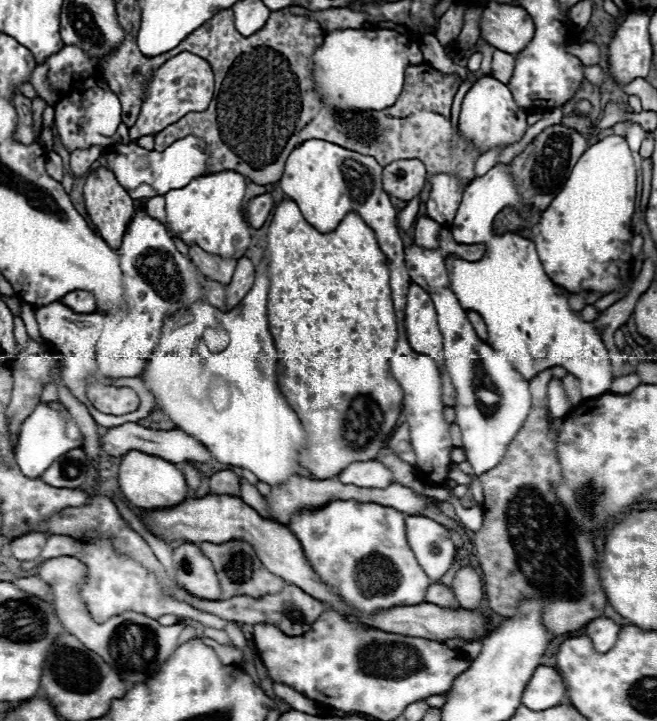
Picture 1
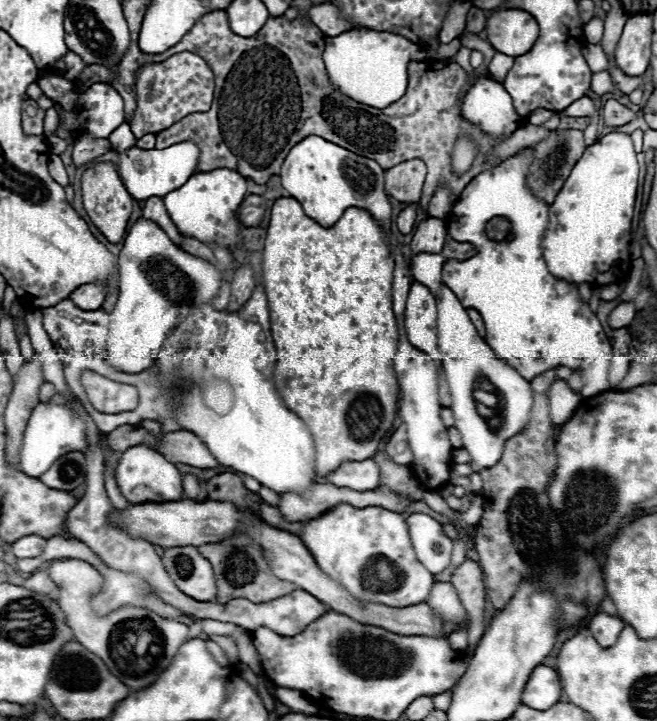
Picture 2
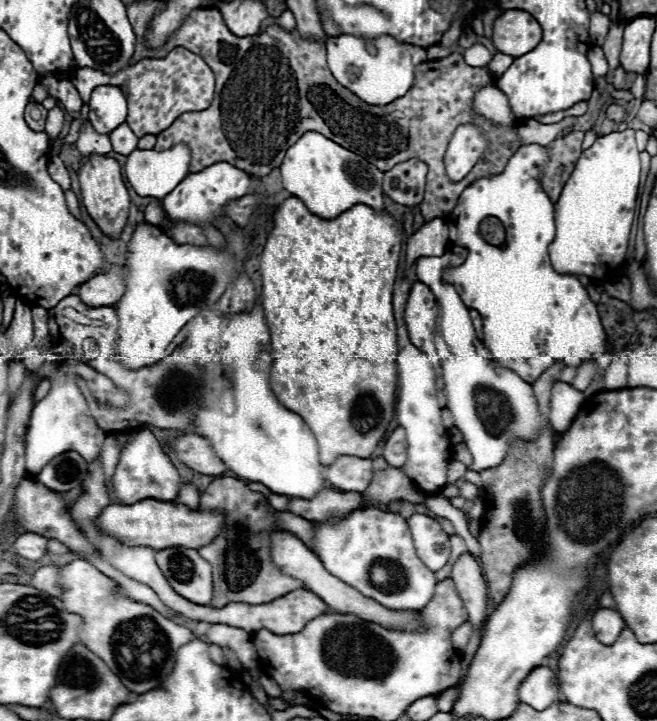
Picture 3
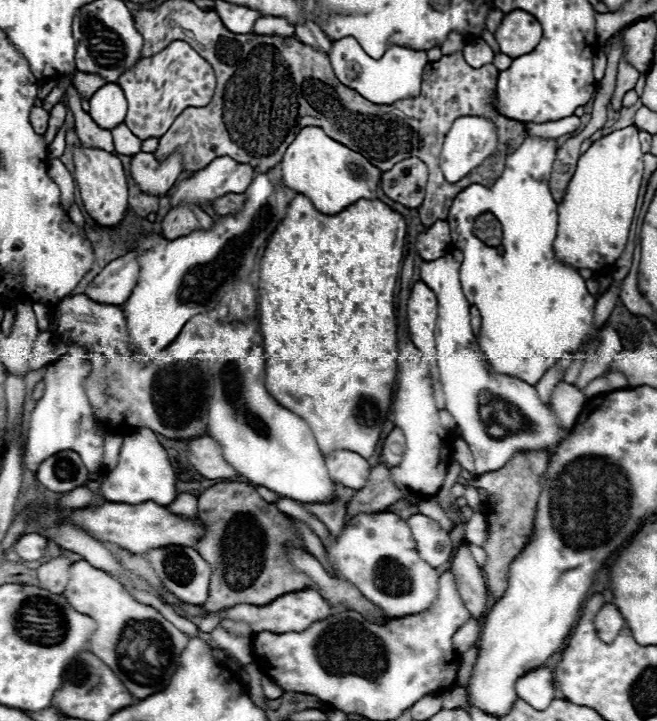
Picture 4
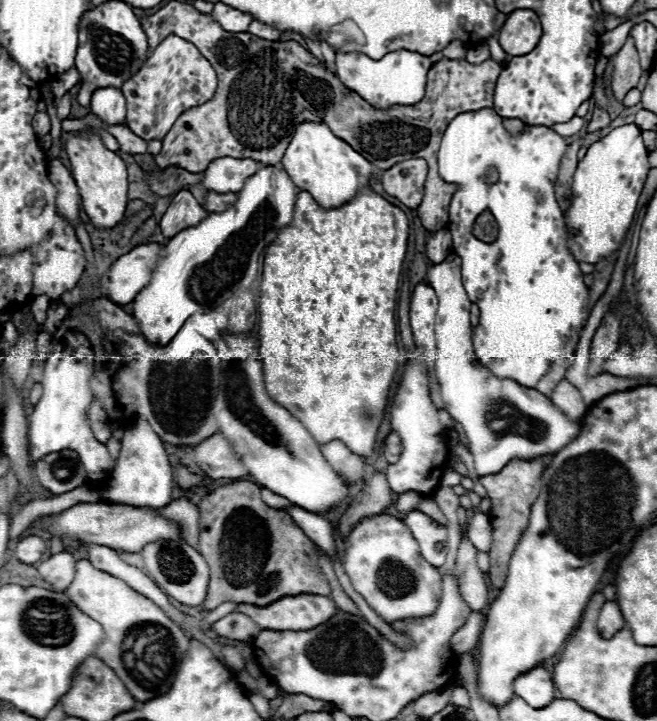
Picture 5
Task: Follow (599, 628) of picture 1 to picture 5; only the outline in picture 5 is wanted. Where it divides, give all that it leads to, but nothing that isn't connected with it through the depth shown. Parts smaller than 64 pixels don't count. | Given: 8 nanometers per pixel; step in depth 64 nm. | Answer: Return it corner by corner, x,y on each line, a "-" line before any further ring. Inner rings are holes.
606,602
602,606
602,612
600,612
600,618
598,618
598,630
604,638
612,638
618,630
622,630
626,626
624,618
622,618
622,612
618,608
616,602

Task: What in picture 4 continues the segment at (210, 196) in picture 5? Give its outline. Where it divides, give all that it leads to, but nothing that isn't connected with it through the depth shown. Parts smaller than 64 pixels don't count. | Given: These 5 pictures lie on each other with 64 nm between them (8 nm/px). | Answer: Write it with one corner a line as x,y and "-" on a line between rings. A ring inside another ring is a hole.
226,194
226,196
216,198
216,200
212,202
212,210
214,210
216,214
220,214
220,216
224,216
224,214
234,214
236,210
240,210
242,202
244,202
244,194

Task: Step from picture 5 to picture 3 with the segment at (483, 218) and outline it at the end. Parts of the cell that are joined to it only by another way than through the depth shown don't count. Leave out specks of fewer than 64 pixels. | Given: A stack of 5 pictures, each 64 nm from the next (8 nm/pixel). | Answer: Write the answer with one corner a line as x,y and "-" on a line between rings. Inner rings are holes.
486,218
482,222
482,236
494,244
494,246
500,246
502,240
504,240
504,226
500,224
498,218

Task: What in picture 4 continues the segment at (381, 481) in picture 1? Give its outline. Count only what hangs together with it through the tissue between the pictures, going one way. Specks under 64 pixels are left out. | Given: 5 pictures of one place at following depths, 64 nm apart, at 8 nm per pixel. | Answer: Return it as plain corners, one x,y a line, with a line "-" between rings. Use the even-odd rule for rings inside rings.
334,450
326,456
326,466
330,476
346,486
360,490
370,474
370,464
366,458
350,452
350,450

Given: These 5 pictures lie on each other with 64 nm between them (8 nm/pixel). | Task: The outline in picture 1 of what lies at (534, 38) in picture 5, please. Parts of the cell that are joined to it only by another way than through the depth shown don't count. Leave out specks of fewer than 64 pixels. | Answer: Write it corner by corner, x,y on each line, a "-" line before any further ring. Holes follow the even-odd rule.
490,2
484,8
480,30
482,40
490,46
506,54
518,54
528,46
536,28
524,8

